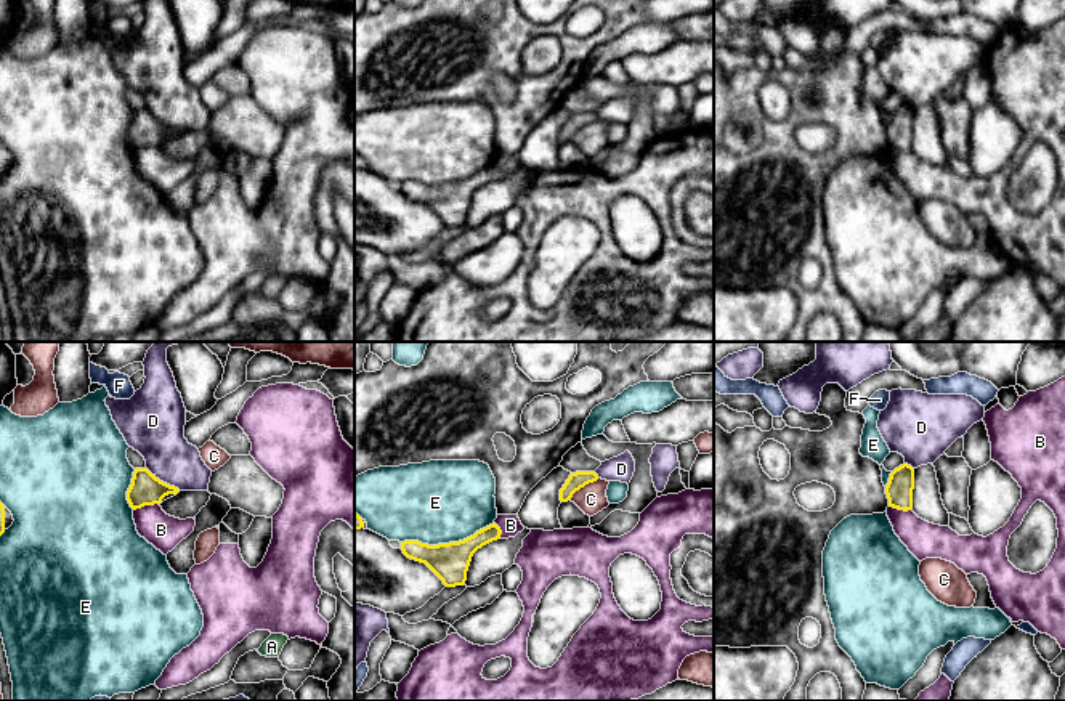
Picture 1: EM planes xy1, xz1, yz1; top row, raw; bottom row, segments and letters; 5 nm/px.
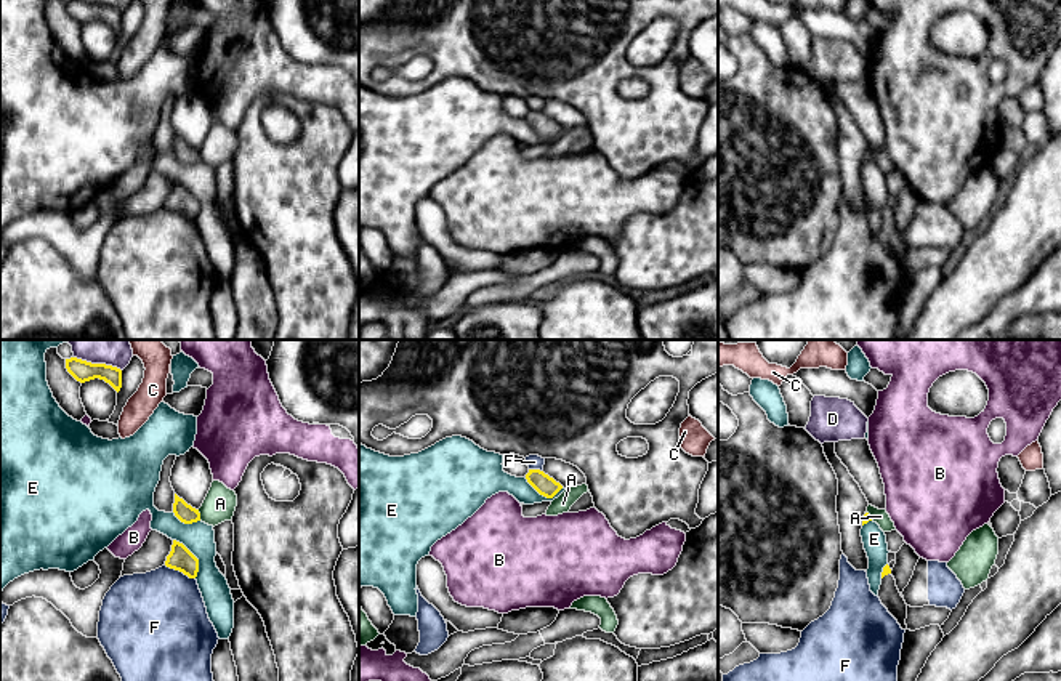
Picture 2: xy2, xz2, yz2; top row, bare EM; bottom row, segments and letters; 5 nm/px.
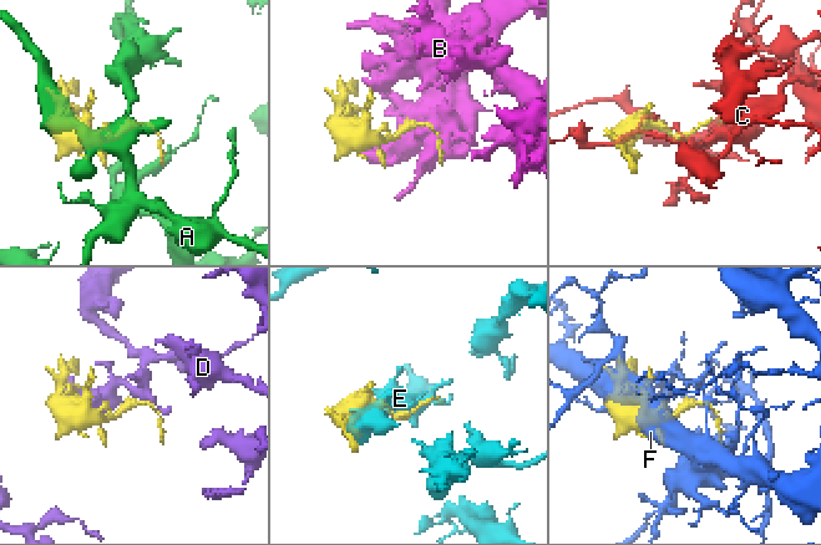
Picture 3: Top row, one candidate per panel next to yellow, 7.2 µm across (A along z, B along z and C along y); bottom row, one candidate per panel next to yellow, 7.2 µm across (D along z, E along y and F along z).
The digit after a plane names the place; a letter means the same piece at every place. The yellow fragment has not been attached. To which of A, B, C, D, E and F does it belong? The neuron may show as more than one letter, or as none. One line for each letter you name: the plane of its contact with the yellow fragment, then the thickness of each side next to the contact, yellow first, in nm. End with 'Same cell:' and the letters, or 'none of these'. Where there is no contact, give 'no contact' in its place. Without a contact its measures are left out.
Same cell: none of these

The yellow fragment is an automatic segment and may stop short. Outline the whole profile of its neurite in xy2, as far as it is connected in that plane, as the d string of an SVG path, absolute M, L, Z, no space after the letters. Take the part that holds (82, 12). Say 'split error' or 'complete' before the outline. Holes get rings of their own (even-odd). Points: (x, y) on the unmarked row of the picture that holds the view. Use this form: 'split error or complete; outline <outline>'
complete; outline M66 0L67 13L80 24L99 19L109 24L117 34L122 29L122 11L106 5L91 5L82 0Z

